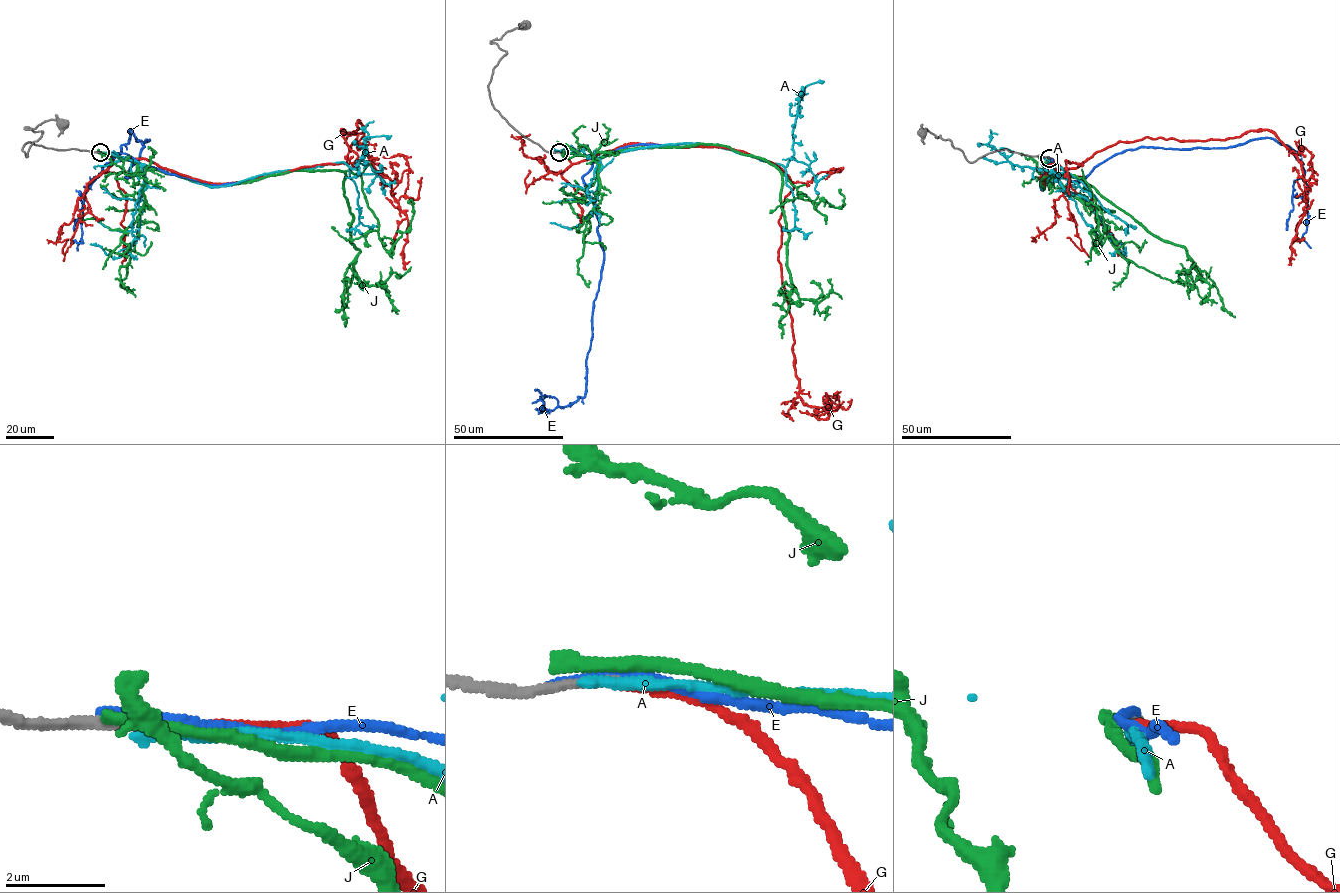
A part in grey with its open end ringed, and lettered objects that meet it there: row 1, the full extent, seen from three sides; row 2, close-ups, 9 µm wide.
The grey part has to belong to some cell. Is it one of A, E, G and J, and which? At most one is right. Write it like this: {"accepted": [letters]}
{"accepted": ["G"]}

